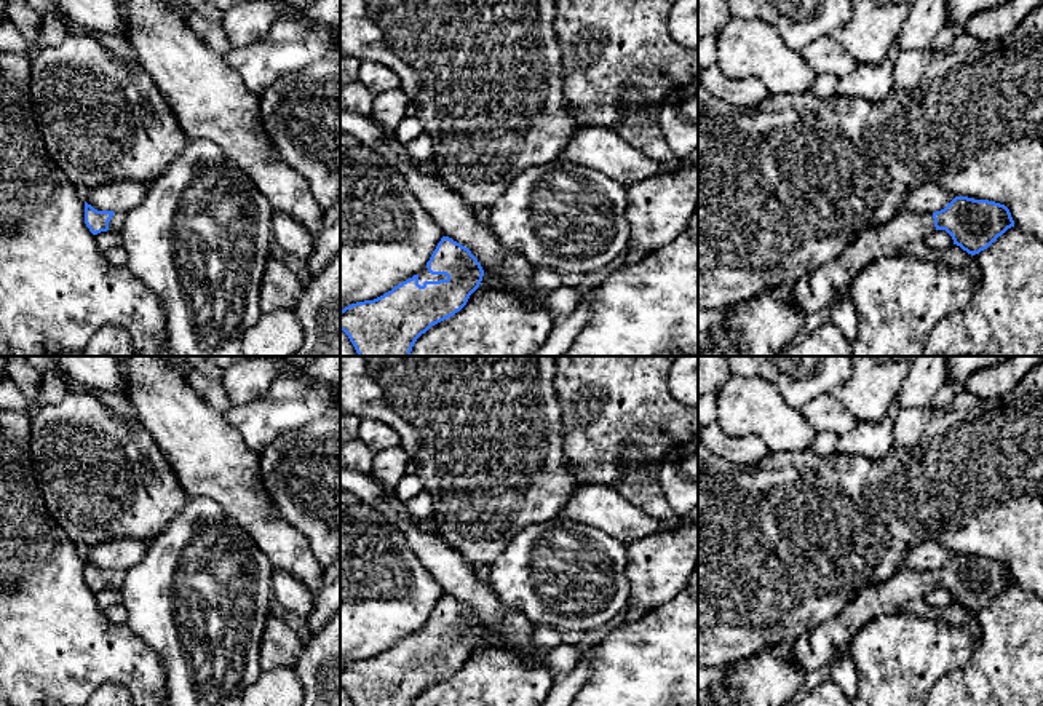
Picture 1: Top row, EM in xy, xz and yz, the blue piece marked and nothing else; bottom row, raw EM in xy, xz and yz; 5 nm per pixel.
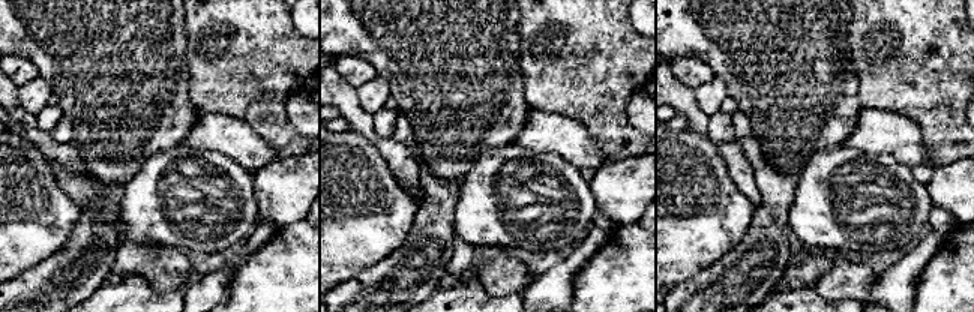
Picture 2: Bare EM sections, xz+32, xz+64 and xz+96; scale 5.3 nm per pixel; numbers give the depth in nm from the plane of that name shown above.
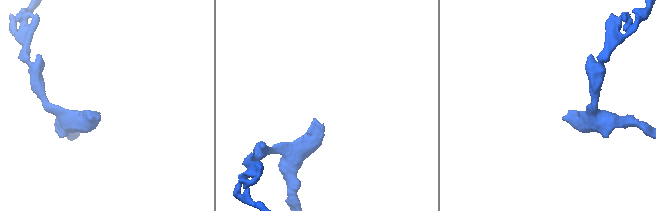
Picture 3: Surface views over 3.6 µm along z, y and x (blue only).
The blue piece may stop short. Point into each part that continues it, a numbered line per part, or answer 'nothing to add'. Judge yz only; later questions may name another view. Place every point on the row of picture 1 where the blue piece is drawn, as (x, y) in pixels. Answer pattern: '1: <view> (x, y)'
1: yz (818, 289)

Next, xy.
1: xy (117, 219)

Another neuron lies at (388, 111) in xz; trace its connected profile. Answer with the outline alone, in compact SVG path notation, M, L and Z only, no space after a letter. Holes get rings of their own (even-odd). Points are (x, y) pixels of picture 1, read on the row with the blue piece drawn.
M393 88L375 94L372 118L379 125L395 129L407 117L406 109L409 102L410 97L403 88Z

